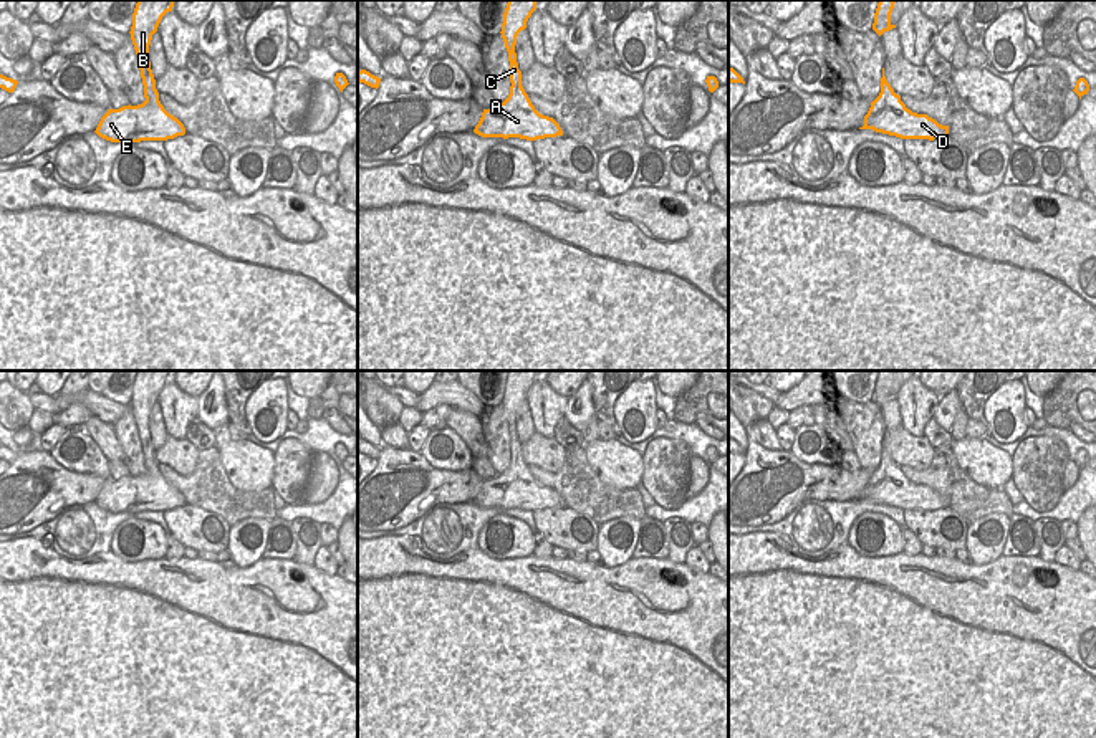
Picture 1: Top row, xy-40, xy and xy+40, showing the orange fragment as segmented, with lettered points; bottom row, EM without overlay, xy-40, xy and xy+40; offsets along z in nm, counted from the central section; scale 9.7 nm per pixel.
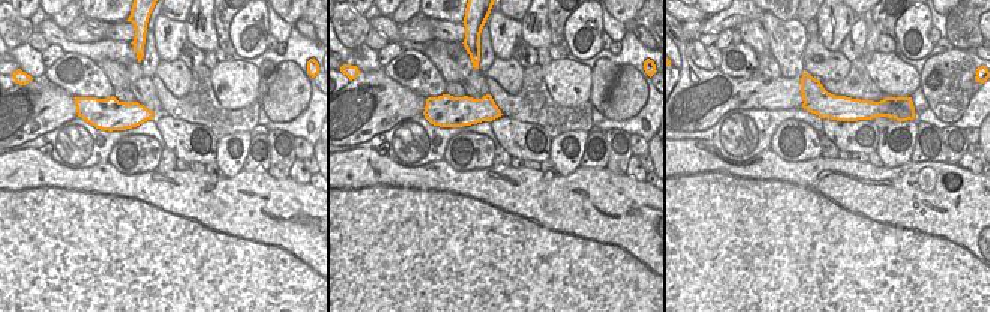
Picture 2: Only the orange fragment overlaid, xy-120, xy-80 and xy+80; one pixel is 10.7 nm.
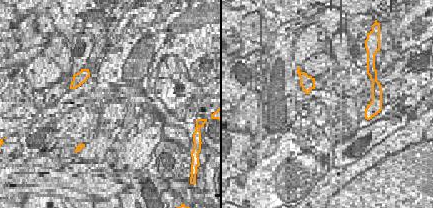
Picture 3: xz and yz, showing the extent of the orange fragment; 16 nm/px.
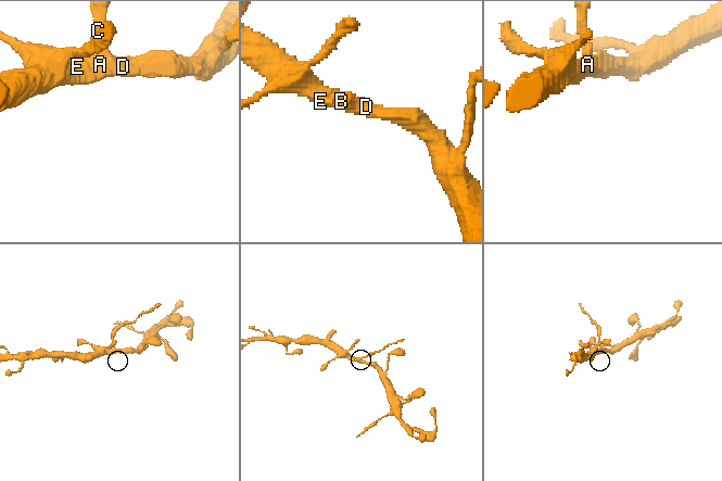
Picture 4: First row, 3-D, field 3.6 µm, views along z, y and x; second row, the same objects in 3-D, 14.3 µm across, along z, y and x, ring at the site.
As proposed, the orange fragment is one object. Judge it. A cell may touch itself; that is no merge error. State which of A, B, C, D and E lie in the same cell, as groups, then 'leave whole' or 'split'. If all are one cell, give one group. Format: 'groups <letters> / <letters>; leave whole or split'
groups A B C D E; leave whole

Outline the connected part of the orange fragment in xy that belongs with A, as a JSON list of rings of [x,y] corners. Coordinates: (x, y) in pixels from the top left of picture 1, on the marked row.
[[[508,0],[507,3],[500,33],[508,51],[512,86],[503,103],[483,109],[473,129],[473,132],[482,137],[536,141],[563,136],[560,124],[553,117],[540,114],[522,86],[522,71],[518,69],[515,45],[518,33],[526,28],[526,22],[535,10],[536,0]]]

